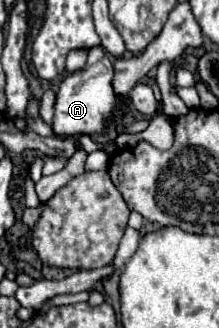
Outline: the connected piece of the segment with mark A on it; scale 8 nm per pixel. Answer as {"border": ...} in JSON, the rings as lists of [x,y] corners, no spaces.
{"border":[[[101,47],[91,49],[89,57],[87,57],[87,65],[81,71],[67,75],[57,91],[55,115],[53,115],[53,123],[51,123],[53,133],[57,137],[77,135],[79,131],[87,133],[87,135],[105,131],[105,119],[111,117],[111,111],[117,101],[117,97],[111,89],[111,77],[113,77],[111,59],[105,55],[105,51]]]}

